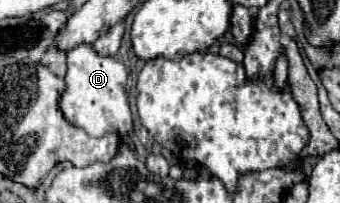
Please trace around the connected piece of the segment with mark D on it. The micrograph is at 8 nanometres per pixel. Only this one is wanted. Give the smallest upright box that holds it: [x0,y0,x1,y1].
[59,44,133,138]

